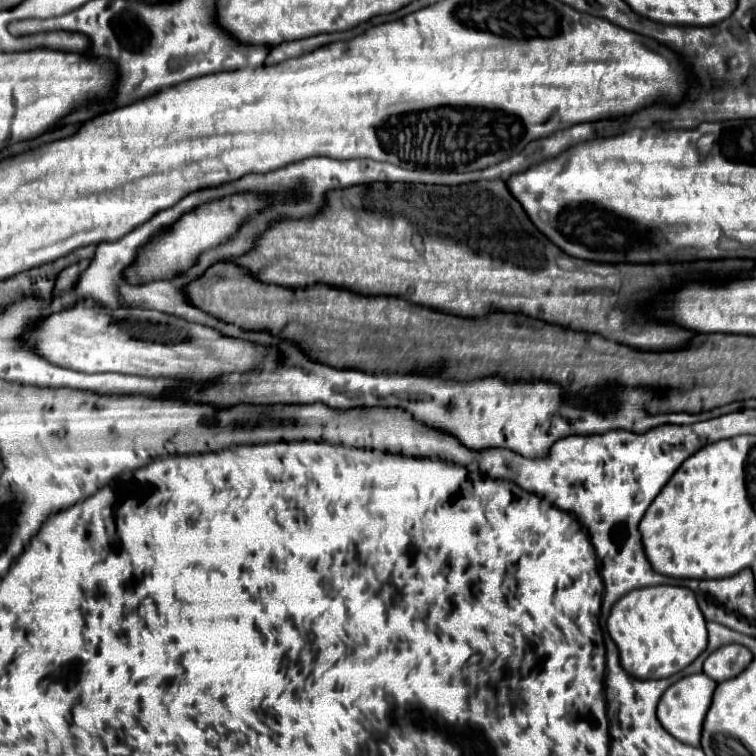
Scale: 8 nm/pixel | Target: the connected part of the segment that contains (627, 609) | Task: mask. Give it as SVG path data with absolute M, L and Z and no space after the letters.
M655 585L655 587L641 587L637 591L629 591L629 595L621 597L607 619L607 631L619 647L621 665L625 671L637 679L665 679L687 665L691 665L705 649L707 649L707 621L697 605L693 591L675 585Z

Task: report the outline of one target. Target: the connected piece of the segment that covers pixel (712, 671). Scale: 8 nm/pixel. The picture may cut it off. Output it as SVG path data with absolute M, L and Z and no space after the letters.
M731 643L719 647L705 659L703 673L715 679L717 683L721 683L737 677L741 671L745 671L745 667L749 667L751 661L753 661L753 653L745 645Z

